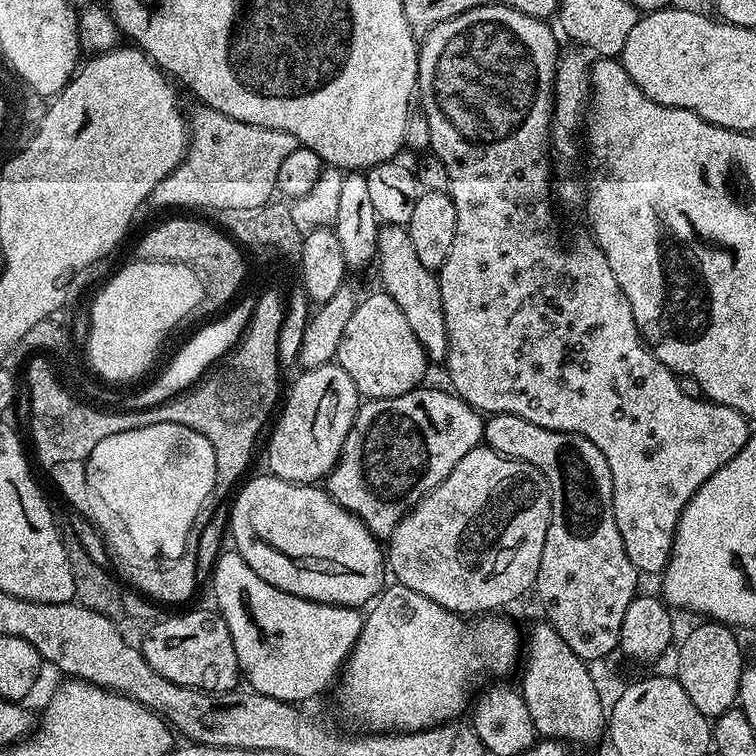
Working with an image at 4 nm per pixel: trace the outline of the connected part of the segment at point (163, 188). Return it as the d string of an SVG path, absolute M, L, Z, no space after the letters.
M197 103L196 109L190 112L190 143L187 152L184 153L184 161L177 166L172 173L166 178L162 178L162 182L158 182L158 186L154 186L150 197L150 204L156 208L176 208L172 210L188 210L184 208L213 208L216 214L225 212L226 210L250 210L253 206L262 206L269 203L277 195L276 183L278 182L278 170L282 167L282 162L288 155L294 154L294 150L298 147L294 134L286 134L286 130L270 130L266 126L254 126L246 122L238 122L231 120L226 114L222 114L218 110L208 107L206 104Z

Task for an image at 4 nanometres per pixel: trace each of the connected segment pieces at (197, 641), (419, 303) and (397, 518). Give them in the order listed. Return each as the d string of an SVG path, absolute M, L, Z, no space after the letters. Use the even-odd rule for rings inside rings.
M200 608L197 612L184 612L181 616L168 616L158 621L145 634L142 651L158 674L187 688L203 688L205 692L230 692L237 687L236 679L239 681L242 676L230 630L215 610L207 612Z
M398 224L381 227L375 263L380 264L379 287L387 296L394 298L394 302L398 302L398 310L406 314L406 322L410 322L410 330L414 330L429 361L447 361L448 335L446 334L446 314L442 314L440 281L433 269L422 266L417 252L414 251L414 242L410 242L407 227Z
M421 386L415 388L412 392L407 392L394 398L386 398L385 400L365 399L361 403L360 409L356 412L354 422L350 426L350 434L346 434L346 442L342 446L338 462L326 477L326 491L328 495L333 496L345 510L359 518L378 538L391 536L392 531L398 526L398 522L402 522L402 518L416 507L416 504L423 496L429 496L448 477L450 470L454 470L454 466L458 466L458 462L462 462L462 458L466 458L466 454L470 454L476 448L481 447L484 438L485 417L481 413L470 407L461 396L457 396L451 390L443 392L440 388L428 387Z

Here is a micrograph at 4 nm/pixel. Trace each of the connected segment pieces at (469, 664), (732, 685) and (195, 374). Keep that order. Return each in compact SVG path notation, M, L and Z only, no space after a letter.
M392 582L381 591L378 599L367 609L364 616L364 625L358 634L358 642L352 647L351 654L338 677L338 687L335 689L336 700L340 703L340 708L348 716L353 716L356 720L368 720L367 731L372 734L391 734L393 732L421 732L427 728L433 728L435 724L447 724L469 711L470 700L468 702L468 692L477 691L476 683L483 676L504 676L512 667L519 665L522 660L522 632L516 629L516 624L504 614L484 614L479 618L465 619L459 612L451 612L438 602L426 598L426 594L418 594L418 590L410 590L406 586Z
M700 622L700 625L675 649L676 672L674 678L686 690L690 702L698 706L703 716L715 718L726 714L726 710L737 707L739 682L746 667L740 640L727 624Z
M251 299L244 300L237 306L233 312L225 311L221 320L216 320L213 324L205 326L201 332L196 332L180 349L176 352L176 357L161 370L156 376L156 381L149 388L141 390L137 396L132 396L128 400L127 407L135 410L138 408L153 408L156 404L161 404L174 396L187 392L197 380L203 377L204 373L221 359L239 341L244 334L244 329L248 327L250 318L252 317Z

